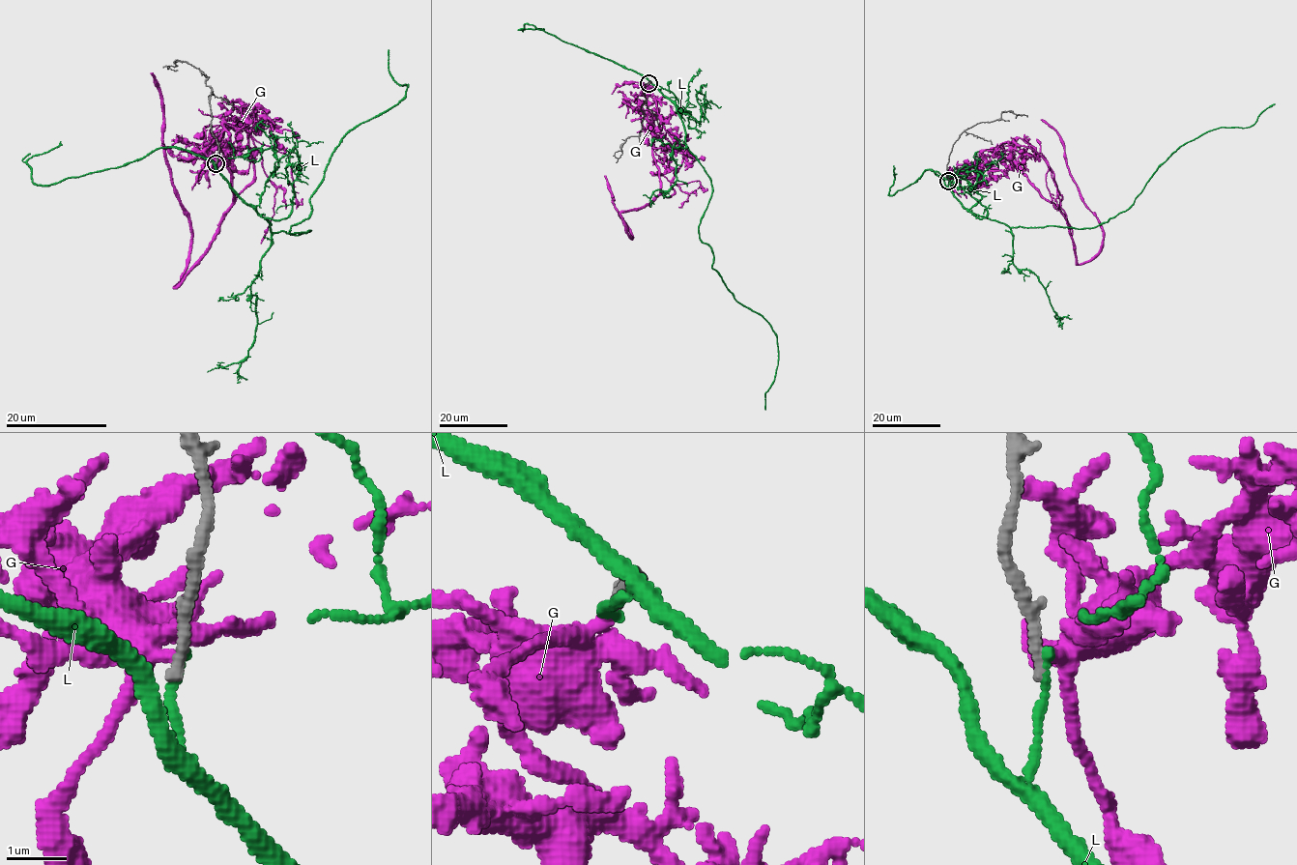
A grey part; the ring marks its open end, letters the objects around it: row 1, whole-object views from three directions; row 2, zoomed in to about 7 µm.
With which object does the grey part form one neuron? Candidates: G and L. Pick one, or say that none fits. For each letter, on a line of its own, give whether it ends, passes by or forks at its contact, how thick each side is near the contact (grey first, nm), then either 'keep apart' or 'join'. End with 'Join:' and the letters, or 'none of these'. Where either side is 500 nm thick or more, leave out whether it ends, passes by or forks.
G: it passes by | 200/320 nm | keep apart
L: it ends | 190/150 nm | keep apart
Join: none of these

